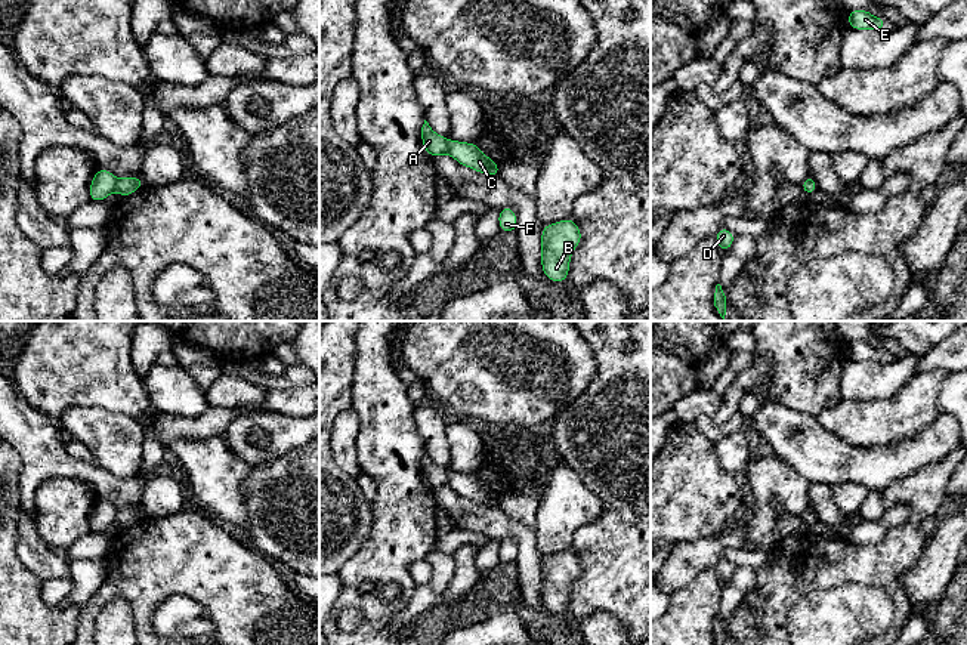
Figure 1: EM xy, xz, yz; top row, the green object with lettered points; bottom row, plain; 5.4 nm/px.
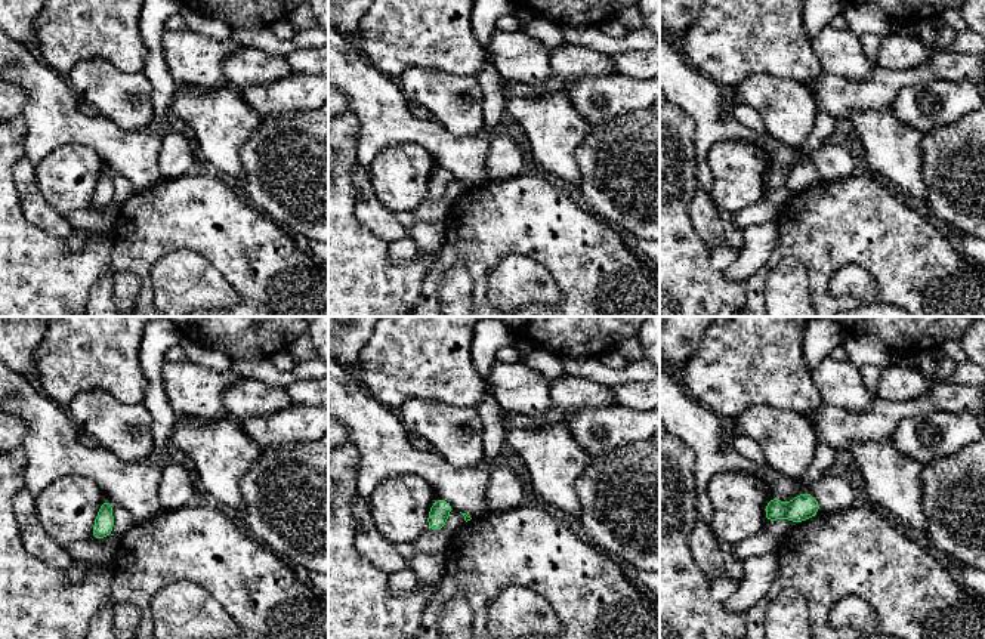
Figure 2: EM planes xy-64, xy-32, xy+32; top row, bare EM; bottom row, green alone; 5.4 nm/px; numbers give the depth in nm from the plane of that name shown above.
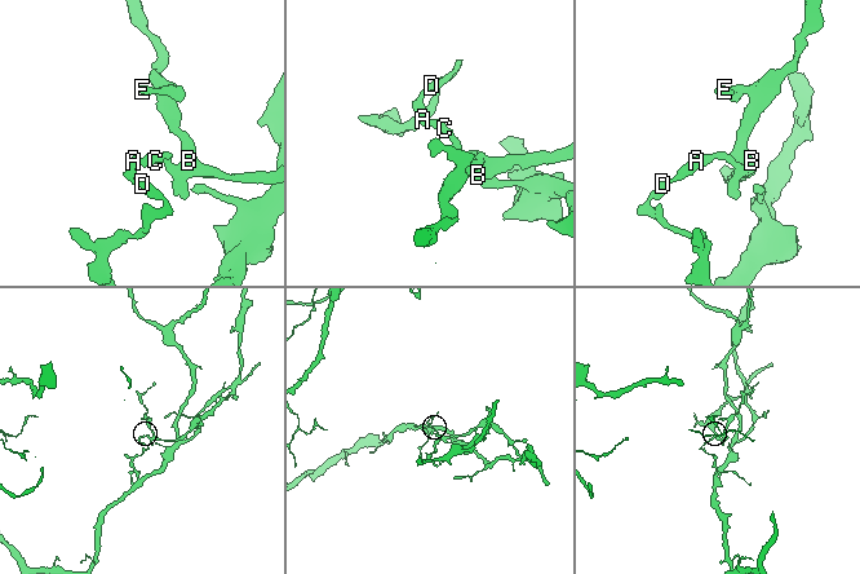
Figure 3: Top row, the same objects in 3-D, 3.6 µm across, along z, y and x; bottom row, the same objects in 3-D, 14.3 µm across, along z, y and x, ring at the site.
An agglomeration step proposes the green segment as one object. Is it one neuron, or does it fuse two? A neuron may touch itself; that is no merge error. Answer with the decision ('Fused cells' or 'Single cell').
Fused cells

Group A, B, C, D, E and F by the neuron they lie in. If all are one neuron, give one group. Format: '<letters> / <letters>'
A D / B C E F

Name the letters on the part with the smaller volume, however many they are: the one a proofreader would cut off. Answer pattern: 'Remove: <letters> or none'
Remove: B, C, E, F

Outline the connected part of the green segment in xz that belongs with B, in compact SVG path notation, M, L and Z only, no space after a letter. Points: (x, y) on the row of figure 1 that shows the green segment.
M574 219L543 225L541 268L549 281L568 280L571 254L581 241L583 235Z

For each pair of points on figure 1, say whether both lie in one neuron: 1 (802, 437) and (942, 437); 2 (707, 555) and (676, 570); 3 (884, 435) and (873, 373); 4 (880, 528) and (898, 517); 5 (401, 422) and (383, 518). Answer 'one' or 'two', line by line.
1: one
2: one
3: two
4: one
5: one

